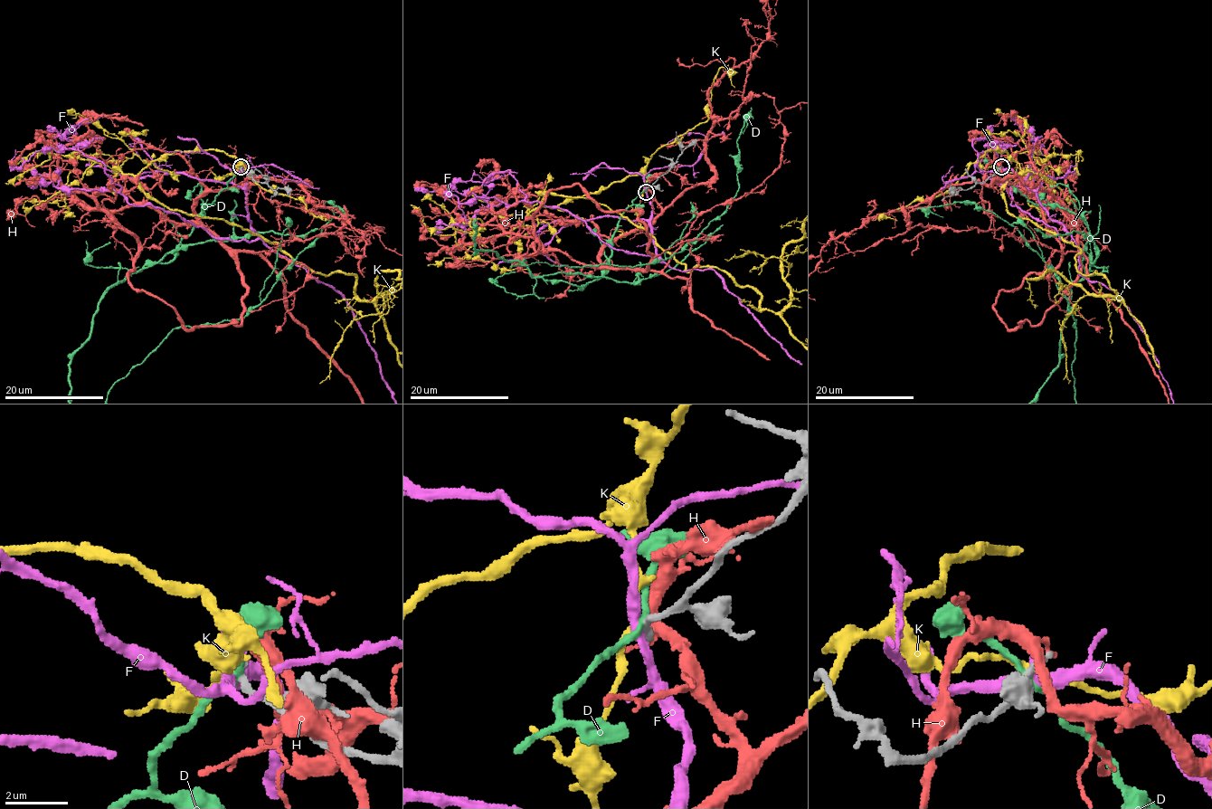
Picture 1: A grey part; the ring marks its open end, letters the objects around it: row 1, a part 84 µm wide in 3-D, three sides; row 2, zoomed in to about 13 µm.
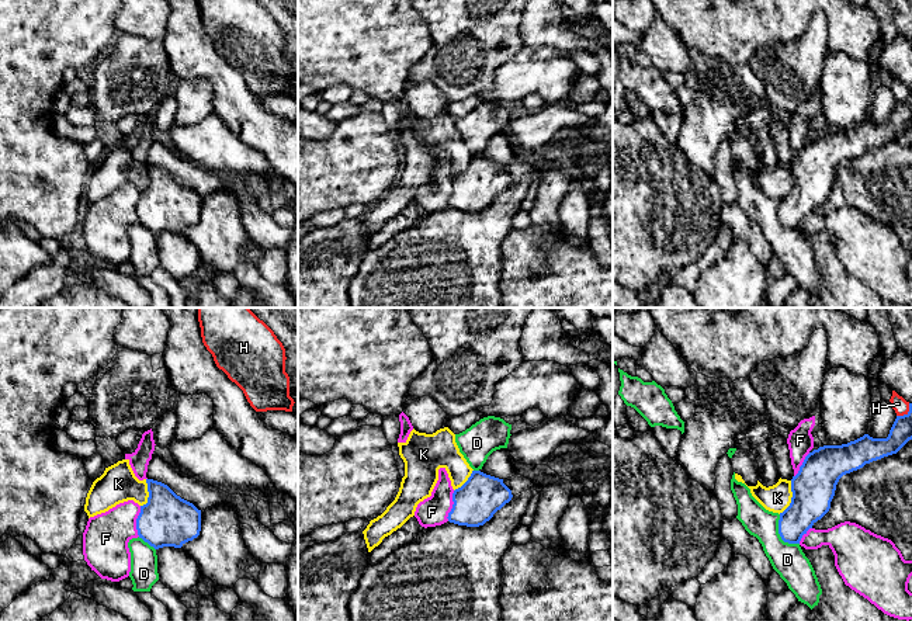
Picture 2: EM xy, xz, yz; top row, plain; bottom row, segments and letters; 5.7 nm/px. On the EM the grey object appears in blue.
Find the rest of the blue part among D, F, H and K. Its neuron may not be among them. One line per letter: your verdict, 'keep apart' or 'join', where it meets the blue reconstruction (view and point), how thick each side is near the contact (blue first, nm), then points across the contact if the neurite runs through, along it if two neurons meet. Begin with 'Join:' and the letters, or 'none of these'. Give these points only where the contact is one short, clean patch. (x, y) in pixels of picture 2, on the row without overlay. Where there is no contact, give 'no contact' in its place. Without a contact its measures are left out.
Join: none of these
D: keep apart; contact yz (780, 221); calibres 220 and 190 nm; border yz (779, 200), (779, 221), (784, 226), (798, 229)
F: keep apart; contact xy (137, 207); calibres 300 and 260 nm
H: keep apart; contact yz (905, 100); calibres 130 and 90 nm; border yz (909, 89), (909, 94), (897, 101)
K: keep apart; contact yz (791, 183); calibres 240 and 160 nm; border yz (791, 166), (791, 187), (779, 198)

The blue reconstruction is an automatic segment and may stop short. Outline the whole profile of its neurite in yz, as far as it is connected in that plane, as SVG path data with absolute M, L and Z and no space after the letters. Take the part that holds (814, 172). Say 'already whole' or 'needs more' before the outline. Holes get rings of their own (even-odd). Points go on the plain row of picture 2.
already whole; M912 89L909 97L897 101L887 124L873 124L868 119L842 131L823 131L809 138L800 156L791 164L791 188L780 198L779 219L784 228L800 229L801 223L812 211L821 205L830 194L839 164L863 153L866 149L897 139L909 125L912 125Z

